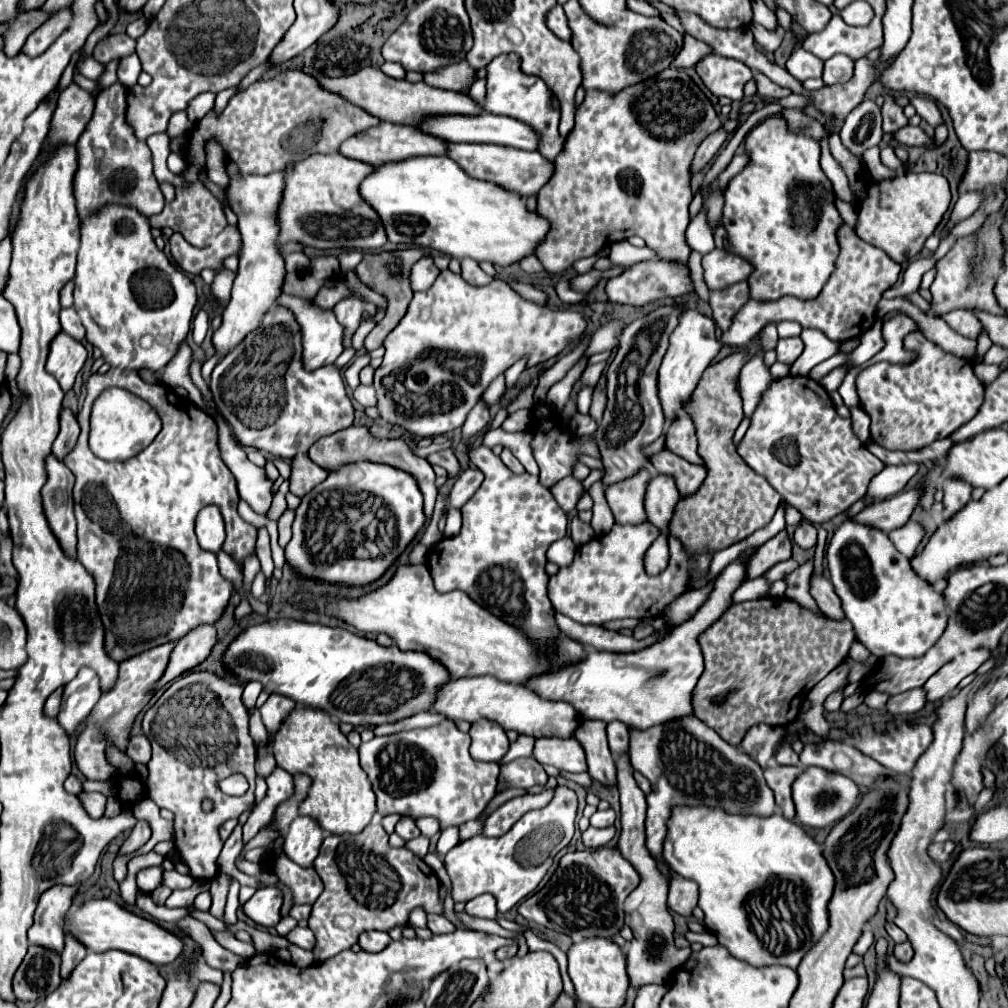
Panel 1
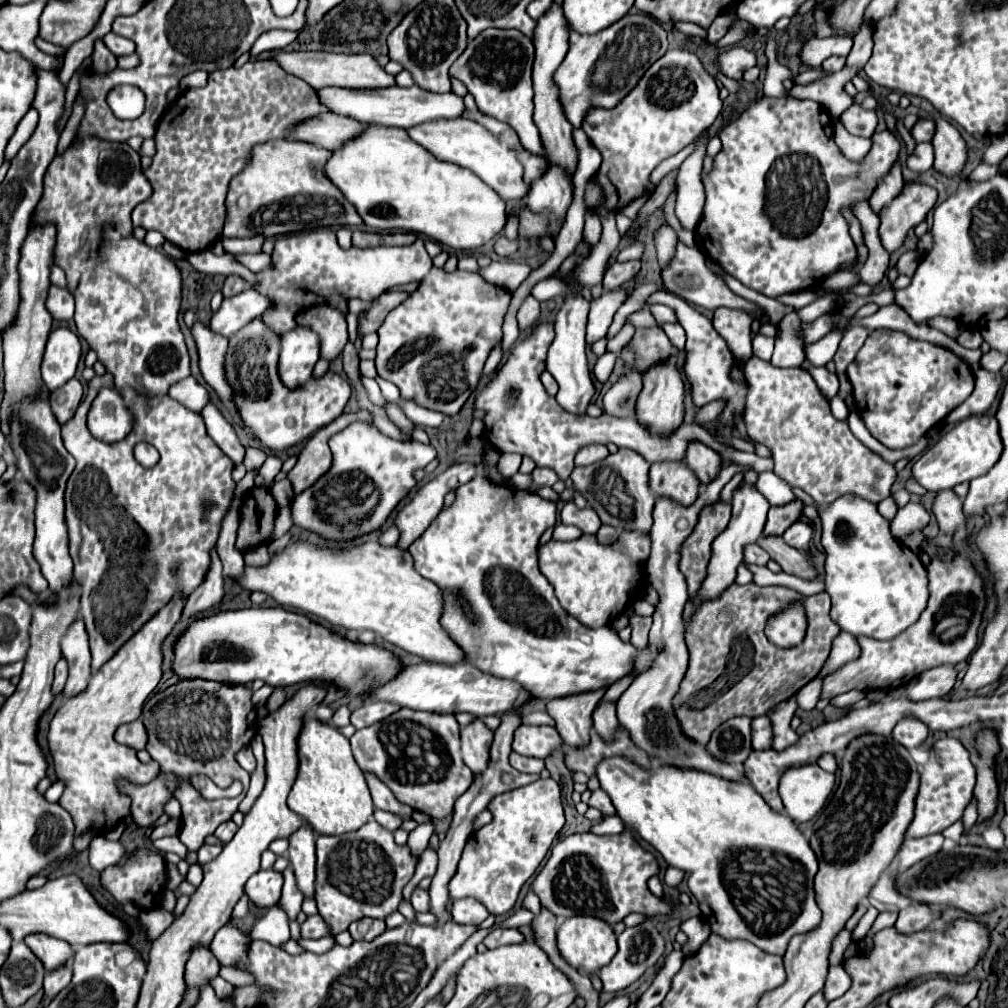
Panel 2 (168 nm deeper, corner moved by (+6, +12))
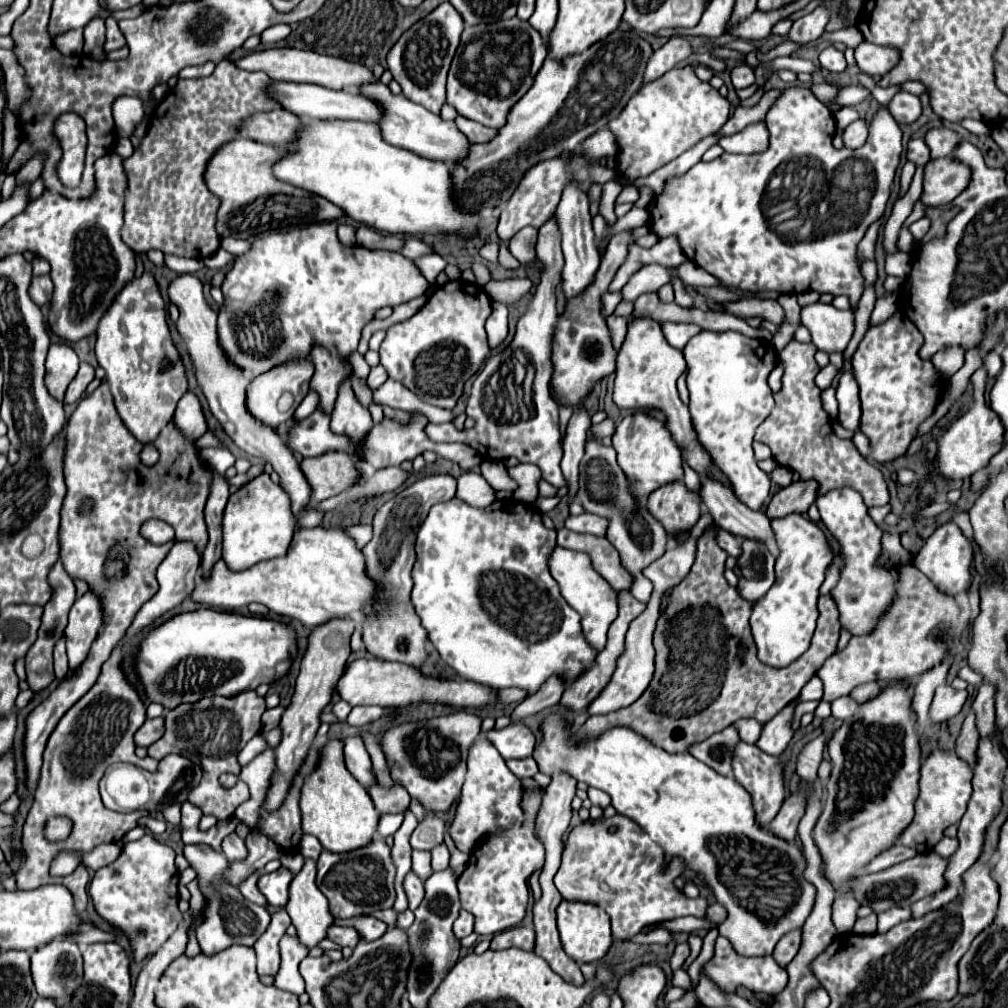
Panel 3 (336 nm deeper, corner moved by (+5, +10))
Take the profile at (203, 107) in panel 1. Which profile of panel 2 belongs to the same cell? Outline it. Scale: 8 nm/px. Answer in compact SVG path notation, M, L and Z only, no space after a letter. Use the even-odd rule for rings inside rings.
M197 70L197 72L191 72L187 76L181 78L181 90L187 90L187 88L197 88L197 86L205 86L207 84L207 72L205 70Z

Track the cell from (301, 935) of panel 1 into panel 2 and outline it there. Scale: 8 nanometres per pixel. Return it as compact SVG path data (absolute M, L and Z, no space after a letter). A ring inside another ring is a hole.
M319 914L317 916L309 916L301 924L301 936L303 938L323 938L323 936L329 936L329 926L325 924L325 920Z

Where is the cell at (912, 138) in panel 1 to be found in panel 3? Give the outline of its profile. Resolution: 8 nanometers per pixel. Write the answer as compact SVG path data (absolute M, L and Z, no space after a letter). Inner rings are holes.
M932 128L926 132L924 142L930 148L930 158L946 158L948 154L952 154L954 146L958 144L958 136L956 132L948 130L948 128Z

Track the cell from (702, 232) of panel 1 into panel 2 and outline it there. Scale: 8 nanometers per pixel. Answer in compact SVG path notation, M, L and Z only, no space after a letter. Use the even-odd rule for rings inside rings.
M770 37L765 43L764 50L768 64L767 74L765 74L765 80L763 80L763 94L783 98L785 96L783 81L793 77L793 74L786 66L779 64L777 61L776 48L774 37Z

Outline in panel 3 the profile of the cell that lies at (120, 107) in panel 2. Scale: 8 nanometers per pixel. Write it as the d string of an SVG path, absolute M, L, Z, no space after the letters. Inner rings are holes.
M118 96L112 104L112 114L114 114L118 136L132 138L134 130L144 118L143 102L134 96Z

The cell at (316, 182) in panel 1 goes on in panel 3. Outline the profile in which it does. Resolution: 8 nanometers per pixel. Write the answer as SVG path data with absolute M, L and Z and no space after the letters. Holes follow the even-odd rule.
M244 136L228 142L222 146L222 150L218 150L218 154L214 154L206 170L206 184L210 190L214 190L214 194L218 194L222 202L216 222L216 230L222 238L232 236L252 240L256 234L270 230L304 228L316 222L328 222L346 216L344 210L326 198L274 178L274 162L280 162L286 154L290 154L290 150L284 146L262 144Z

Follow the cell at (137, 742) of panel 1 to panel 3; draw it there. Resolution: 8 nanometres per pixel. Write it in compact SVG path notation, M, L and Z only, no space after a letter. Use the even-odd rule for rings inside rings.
M148 718L134 734L134 742L136 746L150 746L152 742L156 742L162 736L162 718Z

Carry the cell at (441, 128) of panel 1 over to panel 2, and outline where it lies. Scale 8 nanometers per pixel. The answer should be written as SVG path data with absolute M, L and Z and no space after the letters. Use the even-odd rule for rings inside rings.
M419 86L411 88L321 88L317 96L331 114L349 116L359 120L361 124L383 124L397 128L413 128L423 122L439 120L439 118L459 118L463 114L463 98L457 94L433 94L421 90Z

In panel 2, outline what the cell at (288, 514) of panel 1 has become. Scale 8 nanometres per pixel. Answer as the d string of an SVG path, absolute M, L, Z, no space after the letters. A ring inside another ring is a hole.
M283 478L283 480L275 480L271 488L273 488L273 496L275 496L279 508L291 504L291 500L293 500L295 494L293 494L293 486L291 486L291 482L289 482L287 478Z

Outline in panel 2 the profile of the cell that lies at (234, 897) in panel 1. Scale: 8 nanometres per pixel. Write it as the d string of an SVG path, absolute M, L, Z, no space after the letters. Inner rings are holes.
M227 924L213 938L211 952L217 956L221 966L243 968L247 964L247 954L249 954L249 946L247 944L249 944L249 940Z

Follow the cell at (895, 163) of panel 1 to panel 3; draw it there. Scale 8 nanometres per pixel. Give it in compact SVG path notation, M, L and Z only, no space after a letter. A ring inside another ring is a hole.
M792 86L786 88L782 98L778 98L772 108L766 114L764 120L768 134L770 134L770 144L764 152L756 152L756 154L728 154L724 152L720 158L712 160L712 162L698 162L696 166L692 166L684 176L674 178L666 184L664 194L654 196L652 204L650 204L650 228L658 234L658 236L670 236L676 234L680 240L680 246L684 250L684 254L698 266L702 266L706 272L710 272L712 276L716 276L718 280L722 280L726 286L736 286L740 290L750 290L750 292L762 292L762 290L774 290L778 294L802 294L806 290L814 290L814 292L828 292L832 296L848 296L850 298L850 306L852 310L858 308L858 302L862 298L862 290L864 290L864 276L860 272L860 260L856 256L856 248L858 242L862 240L866 228L878 218L882 216L886 202L890 198L892 192L892 184L894 180L894 172L898 168L900 162L900 154L902 154L902 132L896 124L896 120L890 116L890 112L886 108L880 108L870 124L870 136L866 140L866 144L858 150L850 150L850 148L842 148L836 150L832 146L832 136L834 136L834 114L830 114L830 110L826 110L826 106L822 106L822 102L818 102L814 98L814 94L810 94L810 90L806 90L806 86ZM832 212L844 212L844 226L836 226L836 222L832 220Z

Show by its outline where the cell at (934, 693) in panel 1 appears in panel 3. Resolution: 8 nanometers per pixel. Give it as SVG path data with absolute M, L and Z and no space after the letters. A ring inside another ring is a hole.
M942 684L936 688L932 706L930 706L930 720L932 722L942 722L952 716L956 716L966 700L968 692L966 690L956 690L950 684Z

